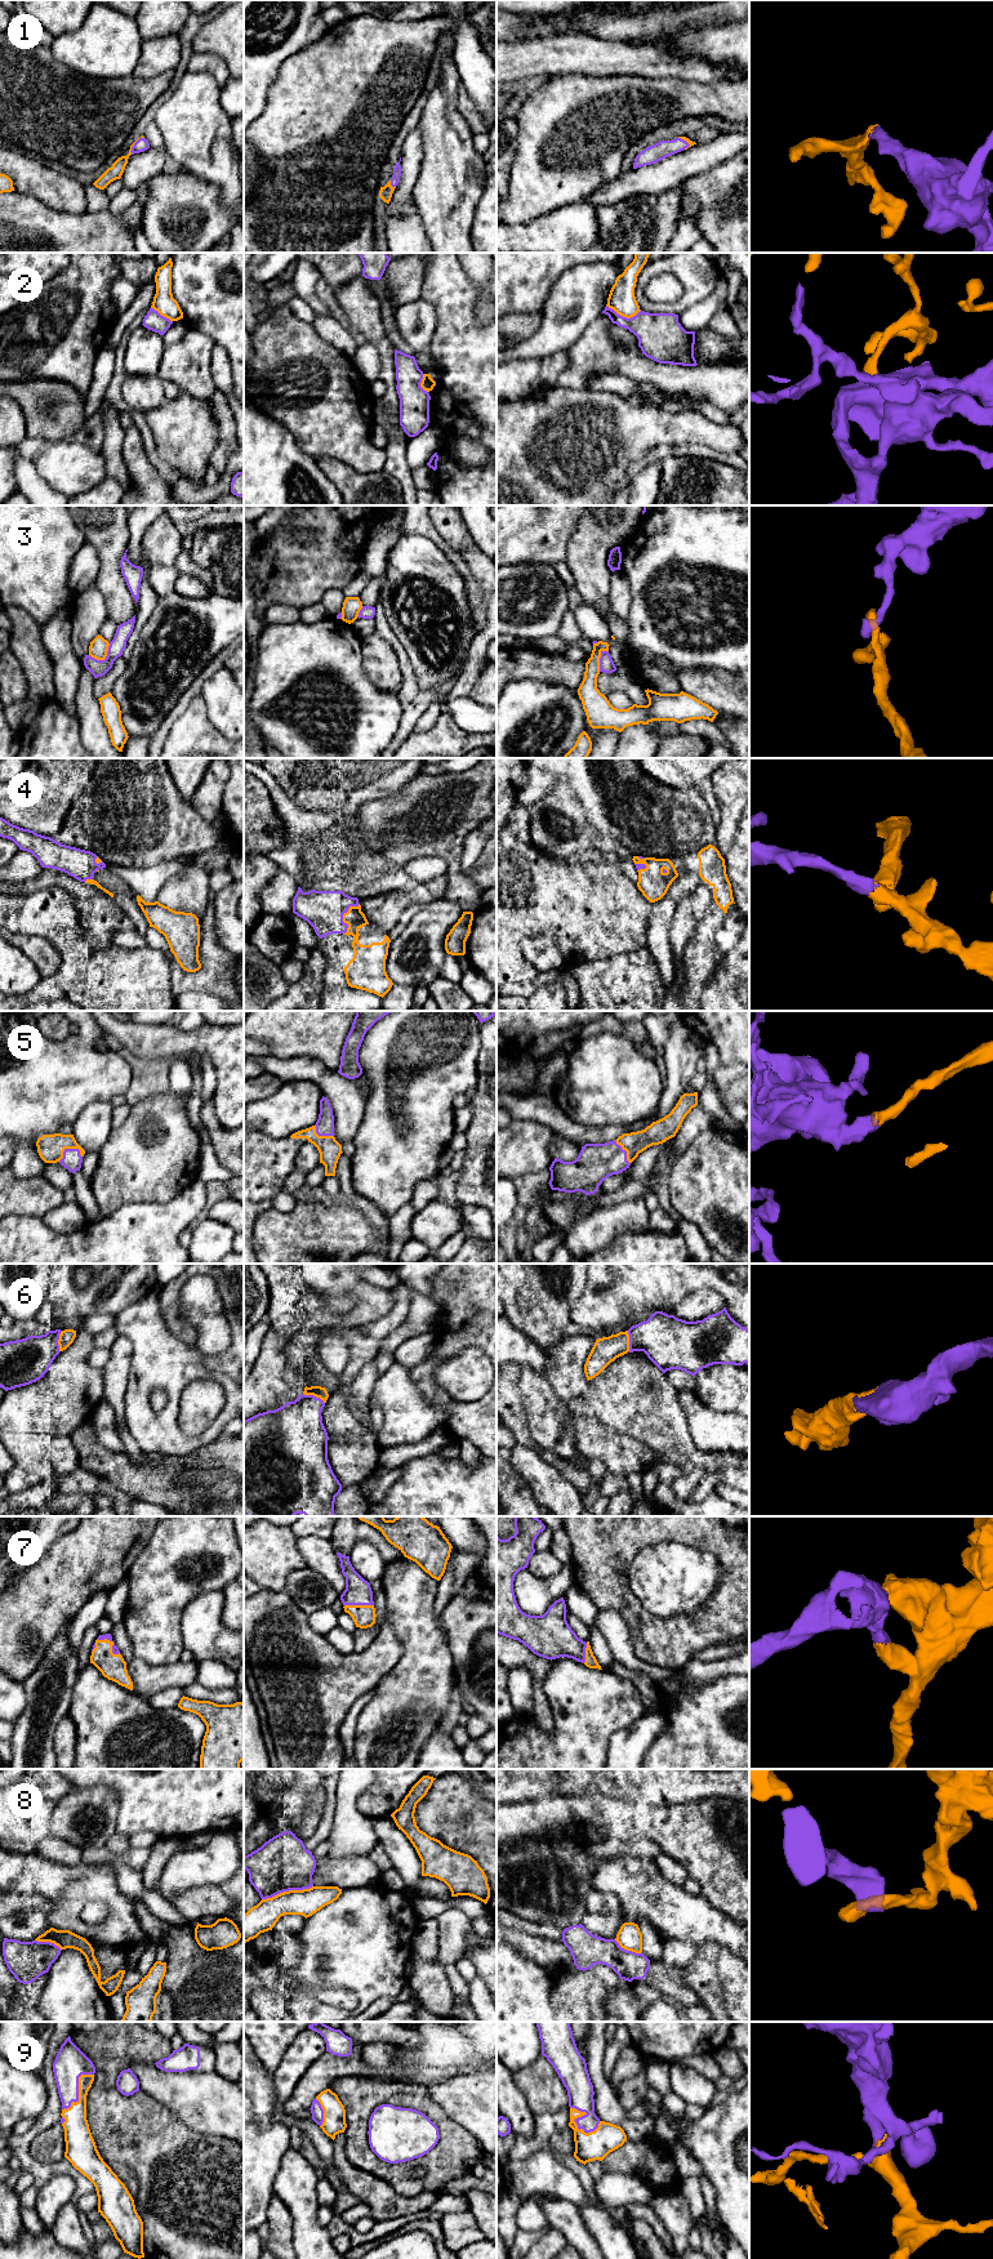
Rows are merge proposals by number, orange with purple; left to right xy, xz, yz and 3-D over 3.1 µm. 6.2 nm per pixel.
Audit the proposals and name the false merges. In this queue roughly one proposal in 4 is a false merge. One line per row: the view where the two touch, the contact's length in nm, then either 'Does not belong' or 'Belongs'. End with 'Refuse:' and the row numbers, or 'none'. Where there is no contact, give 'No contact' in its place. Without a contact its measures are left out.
1: Touches orange in xy. Shared border 140 nm. Belongs
2: Touches orange in yz. Shared border 220 nm. Does not belong
3: Touches orange in xy. Shared border 150 nm. Does not belong
4: Touches orange in xz. Shared border 220 nm. Belongs
5: Touches orange in xy. Shared border 160 nm. Belongs
6: Touches orange in xz. Shared border 150 nm. Belongs
7: Touches orange in xz. Shared border 180 nm. Belongs
8: Touches orange in xz. Shared border 340 nm. Does not belong
9: Touches orange in yz. Shared border 220 nm. Belongs
Refuse: 2, 3, 8

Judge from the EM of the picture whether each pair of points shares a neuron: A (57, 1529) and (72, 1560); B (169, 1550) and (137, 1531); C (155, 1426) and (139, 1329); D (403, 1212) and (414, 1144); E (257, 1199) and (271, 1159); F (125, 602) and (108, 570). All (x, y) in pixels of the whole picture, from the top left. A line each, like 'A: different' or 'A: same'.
A: different
B: different
C: same
D: different
E: same
F: same

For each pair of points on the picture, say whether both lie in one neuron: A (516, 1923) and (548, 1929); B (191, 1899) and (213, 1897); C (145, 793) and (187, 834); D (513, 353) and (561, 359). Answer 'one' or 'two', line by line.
A: one
B: one
C: one
D: two

